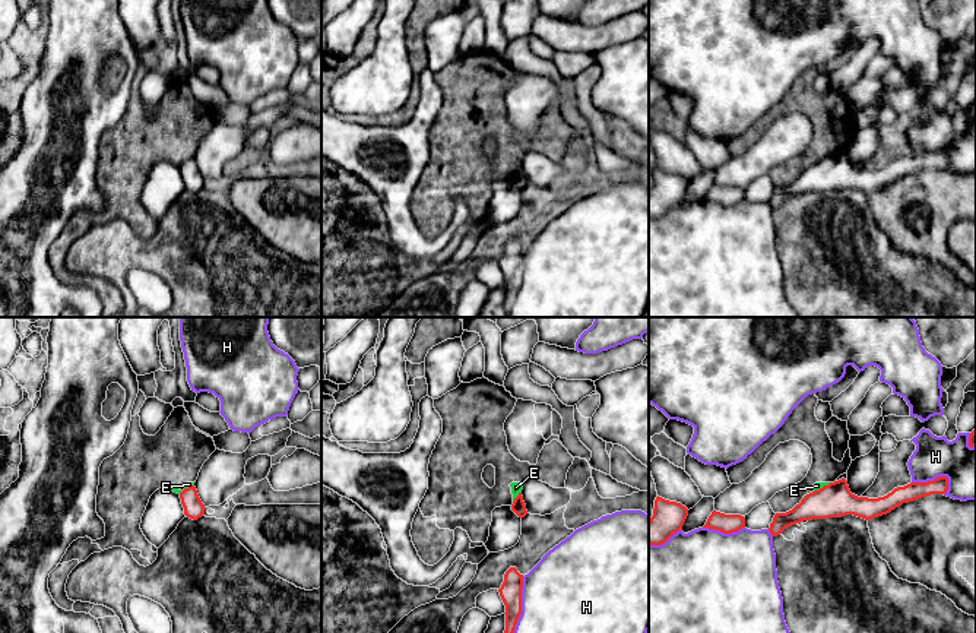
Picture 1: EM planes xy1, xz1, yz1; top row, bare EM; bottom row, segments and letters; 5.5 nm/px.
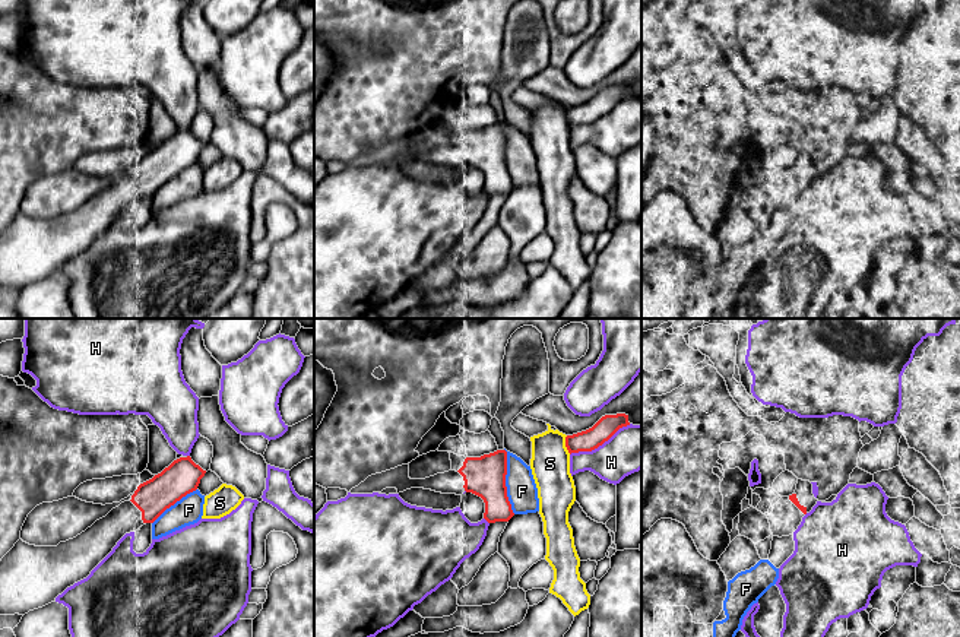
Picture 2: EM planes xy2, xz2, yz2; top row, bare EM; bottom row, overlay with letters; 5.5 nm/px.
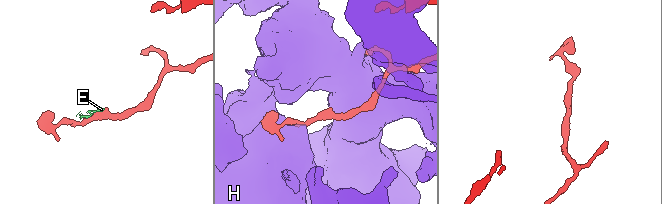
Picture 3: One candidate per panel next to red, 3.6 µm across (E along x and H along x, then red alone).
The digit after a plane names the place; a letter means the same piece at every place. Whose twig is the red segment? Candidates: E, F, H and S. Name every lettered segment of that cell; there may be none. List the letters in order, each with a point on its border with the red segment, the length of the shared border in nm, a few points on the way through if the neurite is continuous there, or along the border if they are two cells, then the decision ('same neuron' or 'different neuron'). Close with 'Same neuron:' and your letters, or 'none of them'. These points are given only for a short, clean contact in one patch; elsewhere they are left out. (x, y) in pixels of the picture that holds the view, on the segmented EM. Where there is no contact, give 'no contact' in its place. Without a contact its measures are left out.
E: meets red in xz1 at (516, 497); contact 80 nm long; border along xz1 (520, 491), (513, 502); different neuron
F: meets red in xz2 at (504, 481); contact 360 nm long; border along xz2 (504, 449), (506, 496), (515, 513); different neuron
H: meets red in xz2 at (599, 444); contact 380 nm long; different neuron
S: meets red in xz2 at (566, 444); contact 110 nm long; different neuron
Same neuron: none of them

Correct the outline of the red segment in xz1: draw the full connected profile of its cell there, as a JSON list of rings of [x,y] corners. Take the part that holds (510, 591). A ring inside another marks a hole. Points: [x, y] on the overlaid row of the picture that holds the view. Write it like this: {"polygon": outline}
{"polygon": [[[510,567],[504,575],[504,582],[498,589],[500,596],[506,605],[506,630],[504,633],[514,633],[517,620],[522,614],[522,588],[523,575],[516,567]]]}

